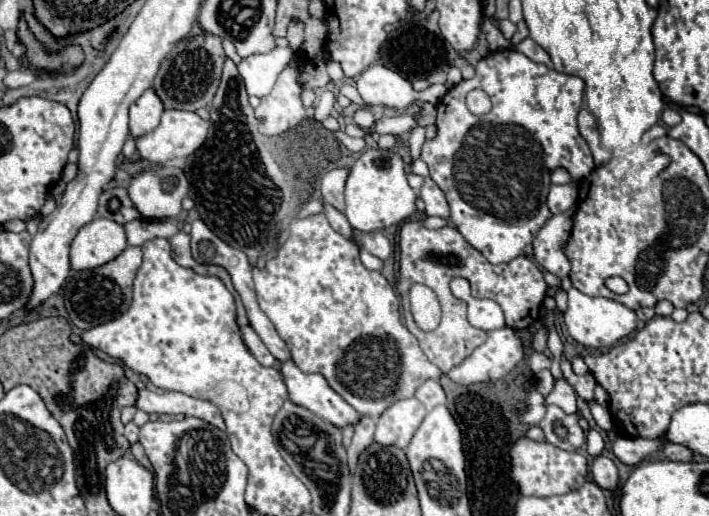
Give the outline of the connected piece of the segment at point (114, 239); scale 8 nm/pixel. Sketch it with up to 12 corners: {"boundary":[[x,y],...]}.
{"boundary":[[93,219],[71,243],[71,267],[95,269],[123,253],[123,225]]}

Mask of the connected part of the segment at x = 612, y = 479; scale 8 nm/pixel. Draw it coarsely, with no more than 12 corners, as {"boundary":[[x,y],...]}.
{"boundary":[[608,457],[593,461],[591,475],[601,489],[619,487],[618,469]]}

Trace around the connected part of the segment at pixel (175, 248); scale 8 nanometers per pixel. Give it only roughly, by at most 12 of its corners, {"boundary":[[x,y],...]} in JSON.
{"boundary":[[189,235],[171,237],[171,251],[181,267],[195,267]]}

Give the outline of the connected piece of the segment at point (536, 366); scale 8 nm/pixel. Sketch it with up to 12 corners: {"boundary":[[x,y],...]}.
{"boundary":[[533,353],[529,367],[533,373],[547,369],[551,359],[545,353]]}

